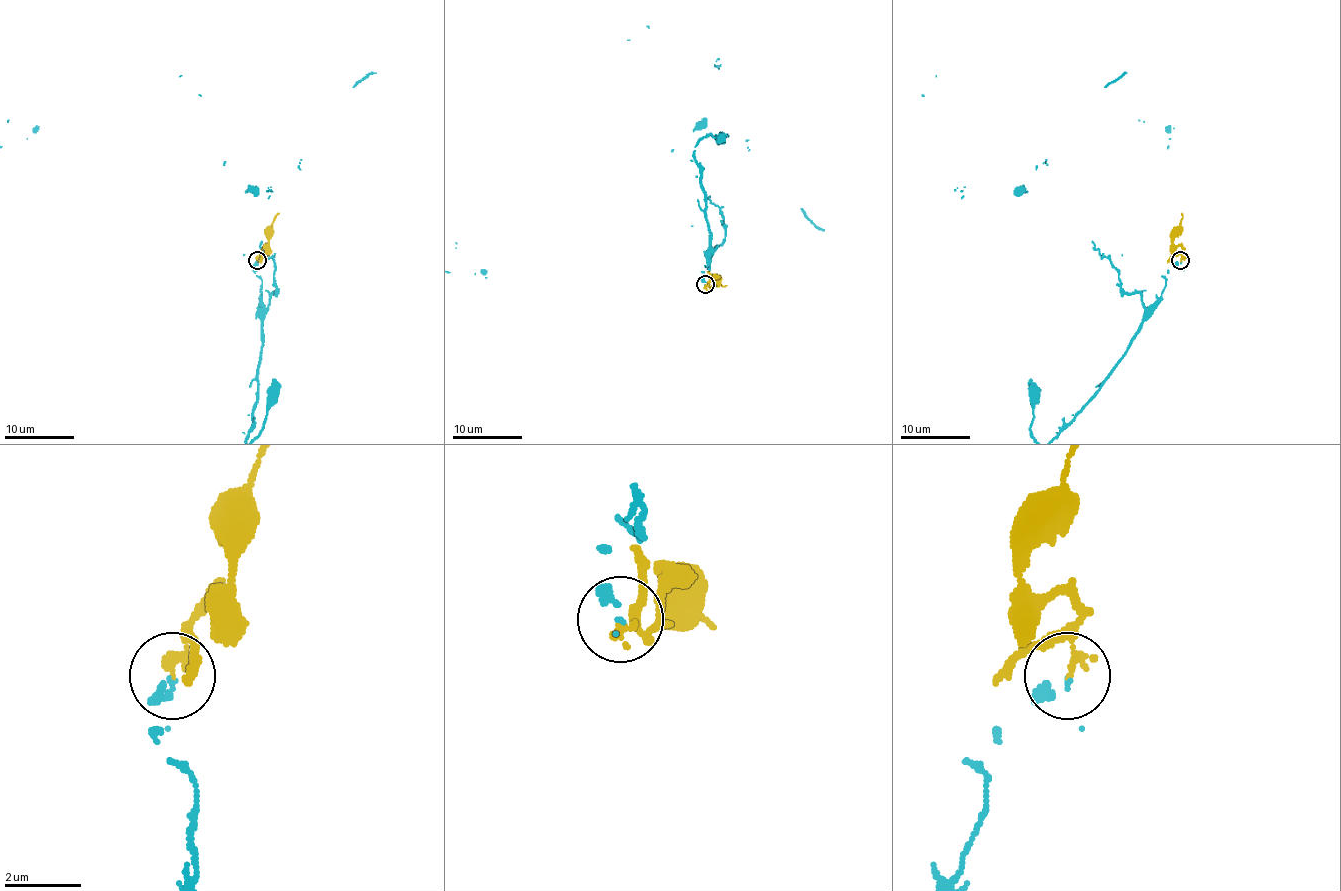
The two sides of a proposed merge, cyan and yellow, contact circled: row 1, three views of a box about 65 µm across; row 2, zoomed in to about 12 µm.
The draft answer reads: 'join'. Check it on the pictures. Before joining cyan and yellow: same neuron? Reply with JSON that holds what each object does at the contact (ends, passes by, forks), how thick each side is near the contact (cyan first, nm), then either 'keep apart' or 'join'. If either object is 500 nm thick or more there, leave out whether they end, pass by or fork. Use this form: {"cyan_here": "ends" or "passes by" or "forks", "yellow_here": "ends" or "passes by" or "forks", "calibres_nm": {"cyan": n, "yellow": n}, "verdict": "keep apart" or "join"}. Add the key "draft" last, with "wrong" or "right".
{"cyan_here": "ends", "yellow_here": "ends", "calibres_nm": {"cyan": 80, "yellow": 190}, "verdict": "keep apart", "draft": "wrong"}

